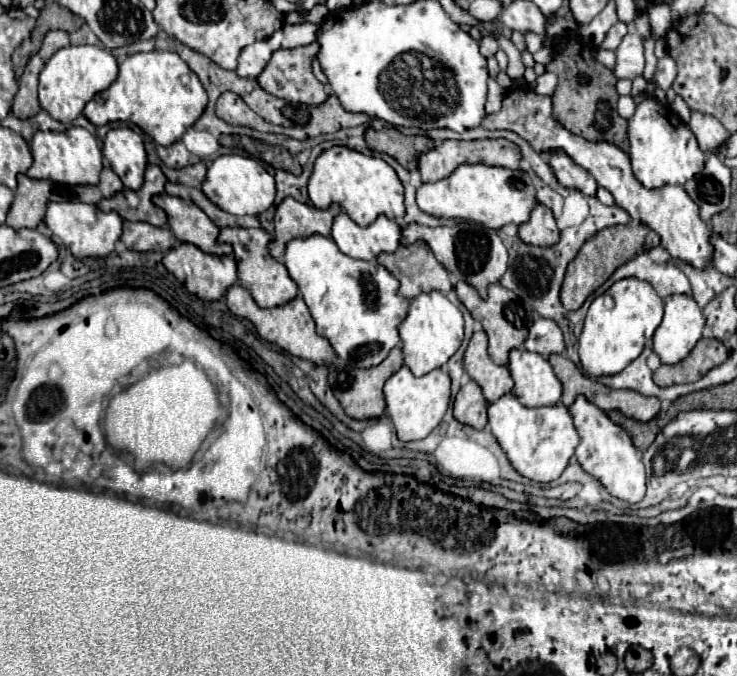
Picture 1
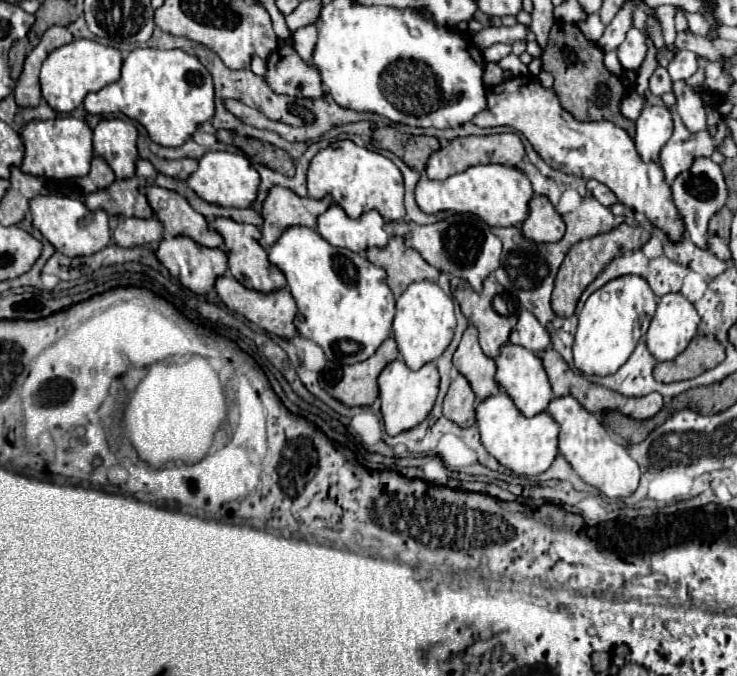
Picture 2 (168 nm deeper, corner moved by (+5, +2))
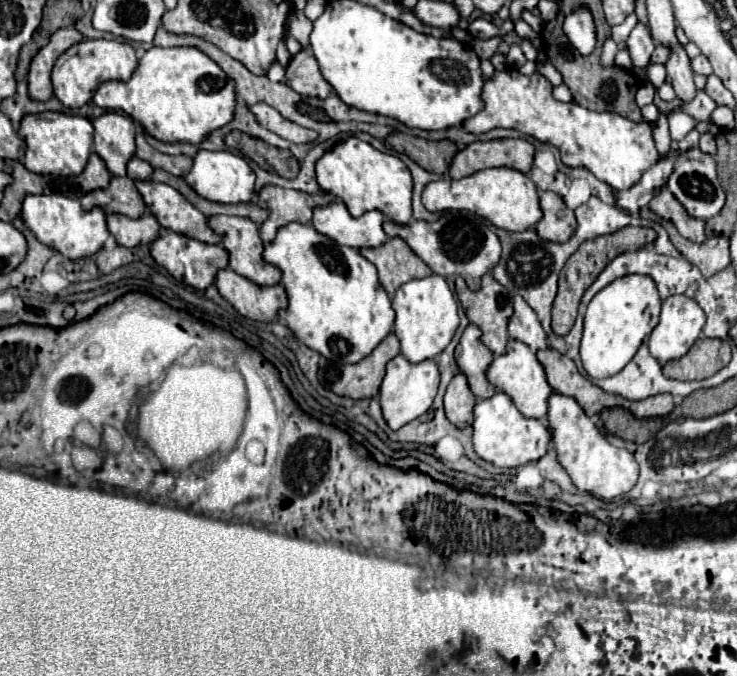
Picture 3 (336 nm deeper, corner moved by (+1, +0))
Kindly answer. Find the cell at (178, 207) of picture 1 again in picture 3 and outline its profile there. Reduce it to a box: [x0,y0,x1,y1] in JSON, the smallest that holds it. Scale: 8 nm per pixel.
[136,179,220,243]

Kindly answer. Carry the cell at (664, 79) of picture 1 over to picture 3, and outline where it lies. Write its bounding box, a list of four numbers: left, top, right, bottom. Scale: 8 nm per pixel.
[692,55,712,75]

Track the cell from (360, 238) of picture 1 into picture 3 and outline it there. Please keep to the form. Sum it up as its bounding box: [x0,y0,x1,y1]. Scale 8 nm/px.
[312,199,388,249]

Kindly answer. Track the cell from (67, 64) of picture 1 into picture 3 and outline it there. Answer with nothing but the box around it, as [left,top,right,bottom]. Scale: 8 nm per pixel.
[52,39,138,107]

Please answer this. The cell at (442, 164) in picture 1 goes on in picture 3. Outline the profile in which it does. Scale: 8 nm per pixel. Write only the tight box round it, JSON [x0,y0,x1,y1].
[448,139,534,179]

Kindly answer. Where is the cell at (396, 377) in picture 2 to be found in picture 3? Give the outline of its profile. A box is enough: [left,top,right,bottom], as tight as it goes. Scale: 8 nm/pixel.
[380,355,440,429]

